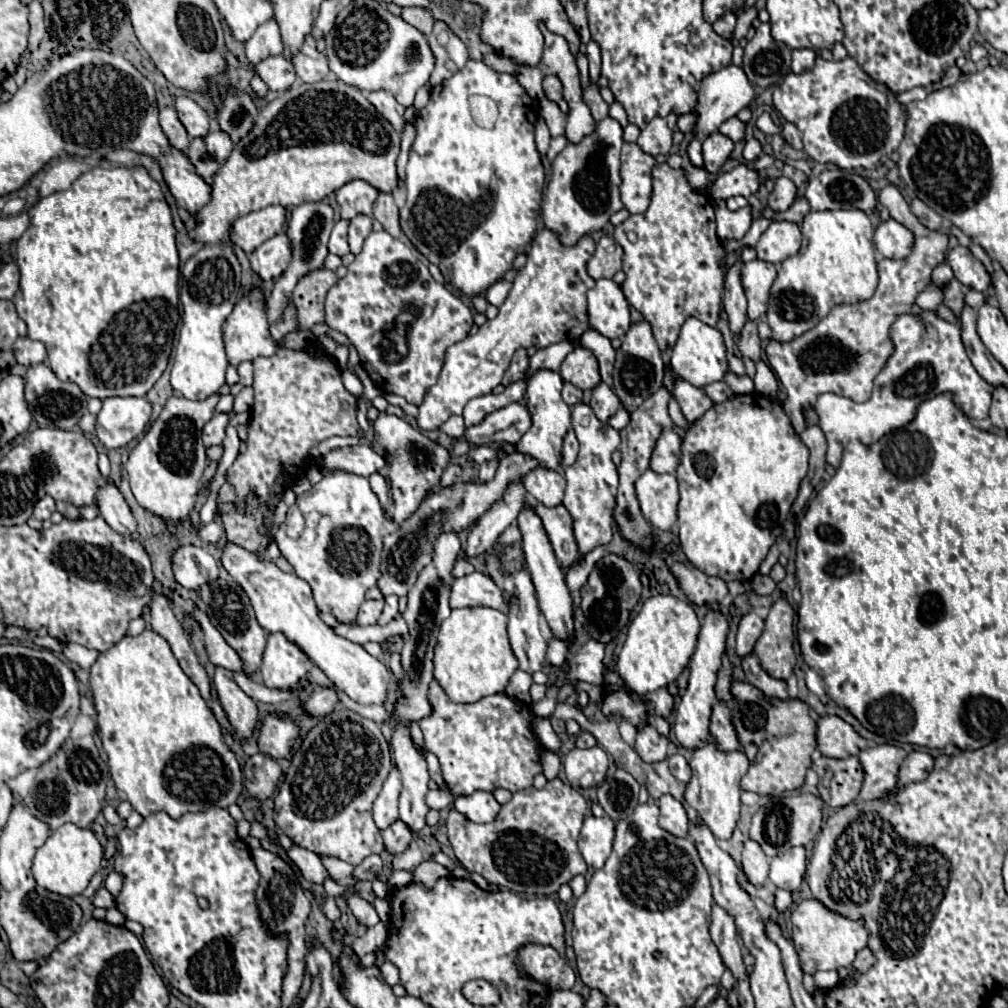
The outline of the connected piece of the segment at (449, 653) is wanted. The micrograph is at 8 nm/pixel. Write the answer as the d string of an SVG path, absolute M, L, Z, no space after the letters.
M456 608L442 622L434 646L434 678L452 702L478 702L484 696L502 694L518 660L510 650L506 614L494 608Z

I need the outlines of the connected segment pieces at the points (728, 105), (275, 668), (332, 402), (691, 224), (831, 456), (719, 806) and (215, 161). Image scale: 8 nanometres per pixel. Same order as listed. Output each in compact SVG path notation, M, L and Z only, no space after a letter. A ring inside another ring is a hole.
M726 66L726 68L718 70L718 72L708 74L702 80L702 86L700 86L700 92L698 92L698 100L696 100L696 106L694 106L696 124L694 124L694 130L692 130L692 140L690 140L688 148L686 148L686 154L688 154L688 160L690 160L692 166L704 168L702 142L706 140L706 136L710 136L714 130L718 130L718 126L724 120L736 116L752 100L754 100L754 88L750 86L746 74L742 74L742 68L738 68L738 66Z
M282 632L268 636L264 660L260 666L262 682L268 688L290 688L294 682L298 682L298 678L304 678L312 666L314 664L300 650L300 646L290 642Z
M312 342L312 344L306 346L306 350L302 350L302 352L280 346L274 356L270 356L270 358L260 356L252 362L254 364L254 384L252 384L254 404L252 404L251 416L247 425L246 452L236 458L236 462L228 468L228 474L226 474L228 482L236 488L238 502L244 502L246 508L242 512L236 512L236 508L232 504L220 506L224 528L226 528L226 538L250 552L256 552L258 548L266 548L266 544L268 544L268 536L260 536L258 526L264 518L266 504L272 496L270 490L272 490L274 480L280 474L286 474L290 478L302 476L306 472L306 466L304 466L306 456L322 440L326 440L330 436L358 436L360 434L360 426L356 420L358 398L354 398L344 388L342 378L340 378L340 368L334 364L334 360L328 358L328 354L322 348L318 348L316 342Z
M656 164L652 168L652 186L650 208L642 214L628 216L628 220L616 226L614 240L624 250L624 296L650 322L660 348L666 348L674 346L682 322L690 316L708 326L716 326L728 258L716 236L710 198L690 188L682 168L674 170L668 164ZM628 232L636 234L636 242L628 240Z
M922 312L922 316L906 314L894 322L890 334L894 342L894 354L886 368L876 376L874 394L870 400L858 404L836 394L822 394L816 402L820 426L828 440L826 462L834 468L838 466L844 450L844 446L838 446L838 442L846 444L852 440L860 440L862 444L874 444L890 430L902 428L912 422L920 402L934 398L936 394L952 394L954 404L968 418L988 418L992 386L972 366L960 340L958 324L944 322L934 312Z
M712 742L694 750L694 774L684 790L684 802L692 806L700 818L708 824L718 840L728 840L736 828L740 816L740 778L748 770L748 758L744 752L722 754Z
M212 130L206 138L194 138L188 146L188 158L196 166L196 172L212 182L218 168L228 160L232 152L232 142L222 134L222 130Z

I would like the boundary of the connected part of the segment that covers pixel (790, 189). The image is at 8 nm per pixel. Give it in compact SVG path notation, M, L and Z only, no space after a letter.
M776 178L774 190L768 194L768 206L774 212L786 212L790 204L796 200L796 186L788 178Z

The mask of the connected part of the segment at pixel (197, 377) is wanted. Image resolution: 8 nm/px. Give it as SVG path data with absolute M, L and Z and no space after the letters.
M208 244L198 254L194 254L182 270L180 302L184 306L180 340L170 370L170 384L188 400L204 400L218 392L224 384L226 374L226 354L222 342L222 322L230 316L242 288L240 288L242 268L230 246Z

